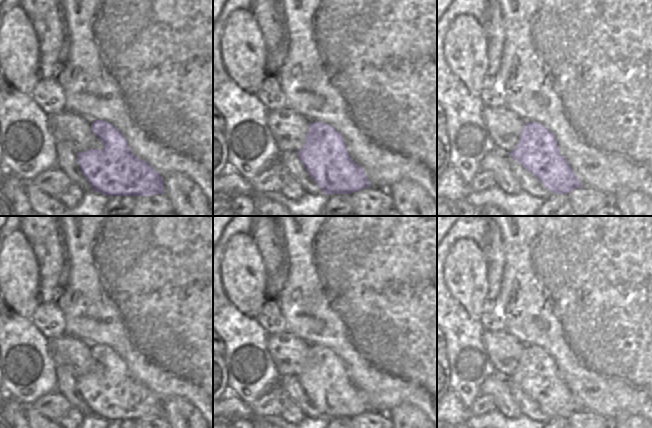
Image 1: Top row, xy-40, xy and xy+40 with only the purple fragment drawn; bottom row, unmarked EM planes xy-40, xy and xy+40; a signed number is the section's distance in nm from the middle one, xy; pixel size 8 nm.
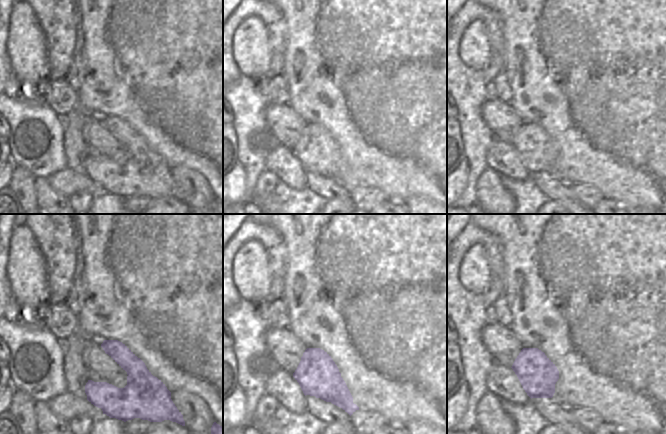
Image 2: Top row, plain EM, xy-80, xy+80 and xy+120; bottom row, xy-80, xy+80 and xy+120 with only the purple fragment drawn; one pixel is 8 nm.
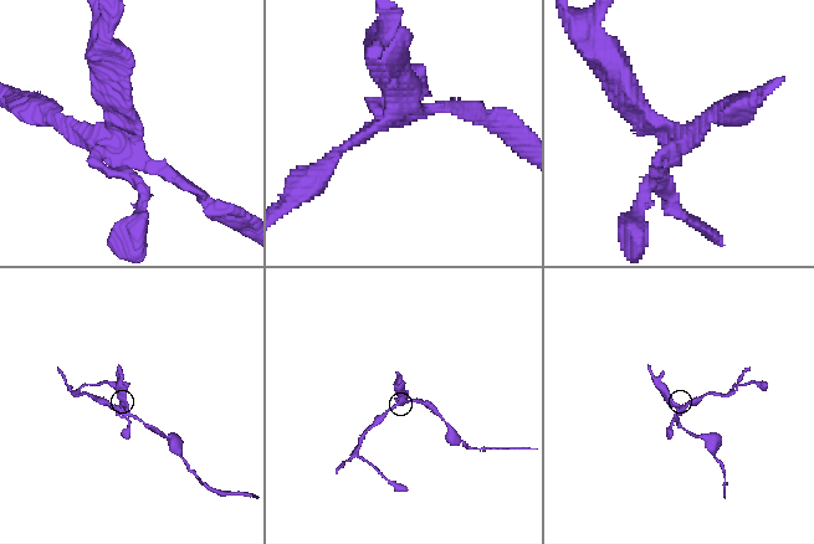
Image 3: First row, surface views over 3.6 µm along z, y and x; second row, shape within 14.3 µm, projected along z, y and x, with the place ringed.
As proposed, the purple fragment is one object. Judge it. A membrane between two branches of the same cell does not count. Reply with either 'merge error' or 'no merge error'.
merge error

